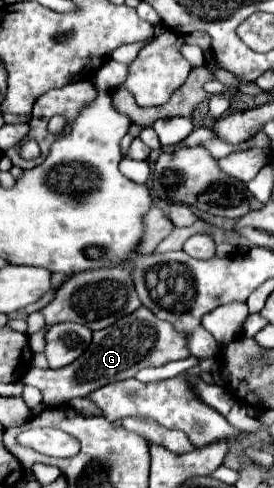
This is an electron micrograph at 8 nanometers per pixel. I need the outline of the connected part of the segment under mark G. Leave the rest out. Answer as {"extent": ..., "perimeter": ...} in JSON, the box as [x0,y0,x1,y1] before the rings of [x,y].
{"extent":[21,307,189,407],"perimeter":[[[139,307],[133,315],[127,315],[127,319],[119,319],[115,325],[93,333],[91,347],[87,347],[87,351],[75,363],[61,369],[33,367],[21,381],[25,385],[37,387],[45,397],[45,405],[55,407],[69,403],[75,397],[87,397],[109,383],[129,379],[143,367],[161,367],[169,361],[185,357],[189,357],[189,351],[185,347],[183,335],[179,335],[171,323],[157,319],[147,307]]]}

